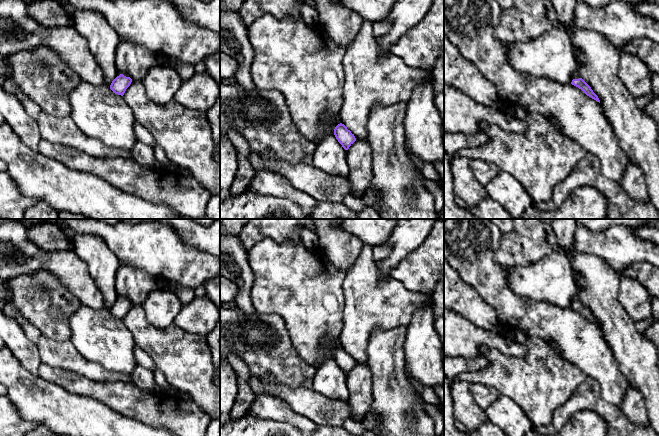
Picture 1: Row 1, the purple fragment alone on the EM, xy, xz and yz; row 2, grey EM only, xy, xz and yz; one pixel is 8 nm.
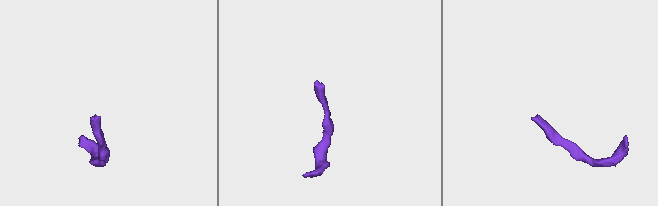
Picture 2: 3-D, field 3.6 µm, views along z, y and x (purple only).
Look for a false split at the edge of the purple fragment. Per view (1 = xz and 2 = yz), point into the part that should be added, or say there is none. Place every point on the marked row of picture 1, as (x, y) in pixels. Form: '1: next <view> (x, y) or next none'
1: next none
2: next yz (576, 76)

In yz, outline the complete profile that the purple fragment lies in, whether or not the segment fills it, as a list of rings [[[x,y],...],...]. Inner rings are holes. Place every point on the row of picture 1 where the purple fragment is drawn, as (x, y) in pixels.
[[[578,70],[573,75],[573,80],[571,82],[572,85],[581,89],[587,96],[591,97],[592,99],[596,100],[600,103],[598,96],[593,92],[591,87],[581,78]]]

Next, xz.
[[[342,123],[335,127],[334,135],[345,150],[348,150],[349,147],[356,141],[354,134],[352,134],[351,131],[348,130]]]

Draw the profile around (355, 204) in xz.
[[[347,195],[342,203],[354,212],[361,211],[365,207],[368,207],[368,205],[361,198],[357,198],[353,195]]]

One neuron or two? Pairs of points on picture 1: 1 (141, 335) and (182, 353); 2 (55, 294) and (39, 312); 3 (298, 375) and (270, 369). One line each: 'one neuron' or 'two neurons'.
1: one neuron
2: one neuron
3: one neuron

